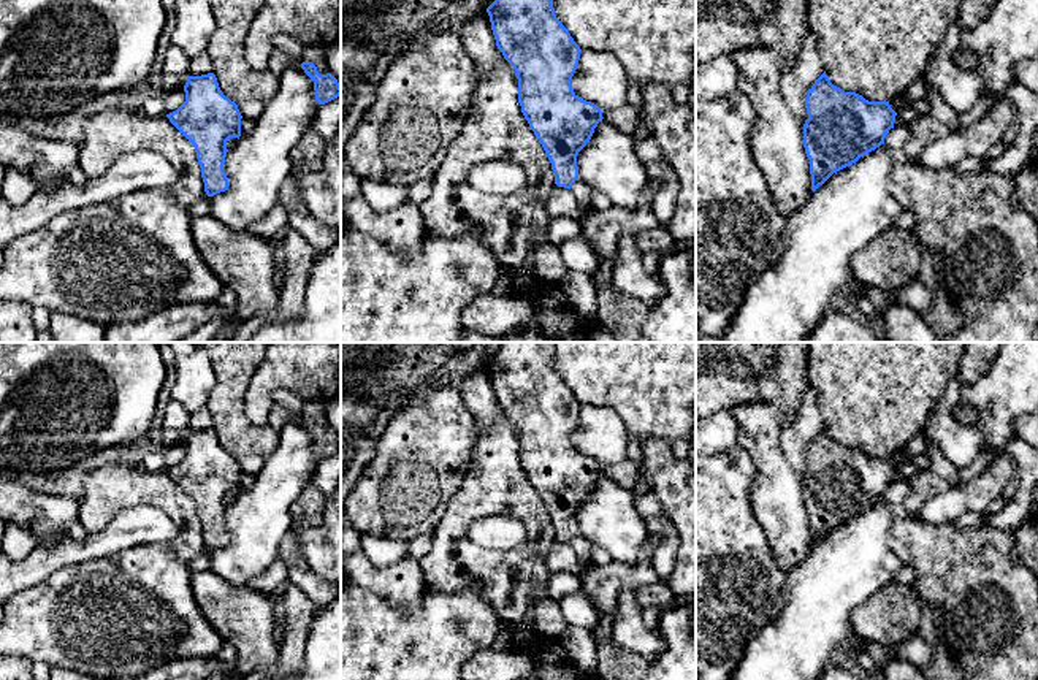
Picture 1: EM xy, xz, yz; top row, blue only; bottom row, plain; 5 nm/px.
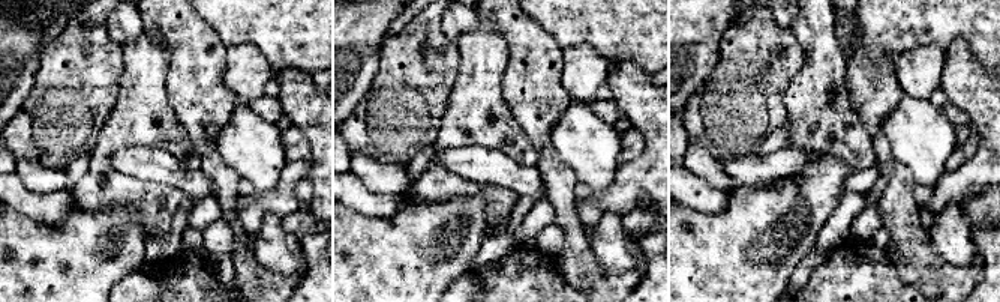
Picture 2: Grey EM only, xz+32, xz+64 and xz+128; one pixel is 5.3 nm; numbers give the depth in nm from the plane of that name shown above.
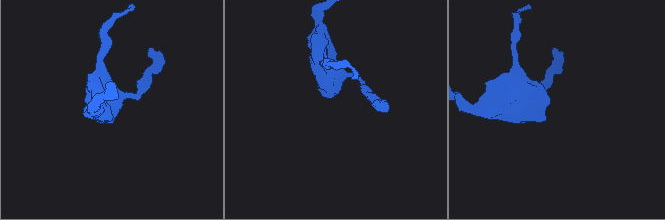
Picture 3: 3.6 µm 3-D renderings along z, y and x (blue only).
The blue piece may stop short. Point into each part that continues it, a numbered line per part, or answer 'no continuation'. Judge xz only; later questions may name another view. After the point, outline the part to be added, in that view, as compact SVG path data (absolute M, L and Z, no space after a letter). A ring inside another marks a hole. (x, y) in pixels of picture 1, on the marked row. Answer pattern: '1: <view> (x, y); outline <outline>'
1: xz (580, 191); outline M575 181L569 190L577 198L577 203L580 206L578 222L582 223L583 219L593 211L593 206L591 206L593 189L582 181Z

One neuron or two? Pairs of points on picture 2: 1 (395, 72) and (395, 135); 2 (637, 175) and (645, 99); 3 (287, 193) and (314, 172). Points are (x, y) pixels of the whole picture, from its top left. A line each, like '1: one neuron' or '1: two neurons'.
1: one neuron
2: one neuron
3: one neuron

